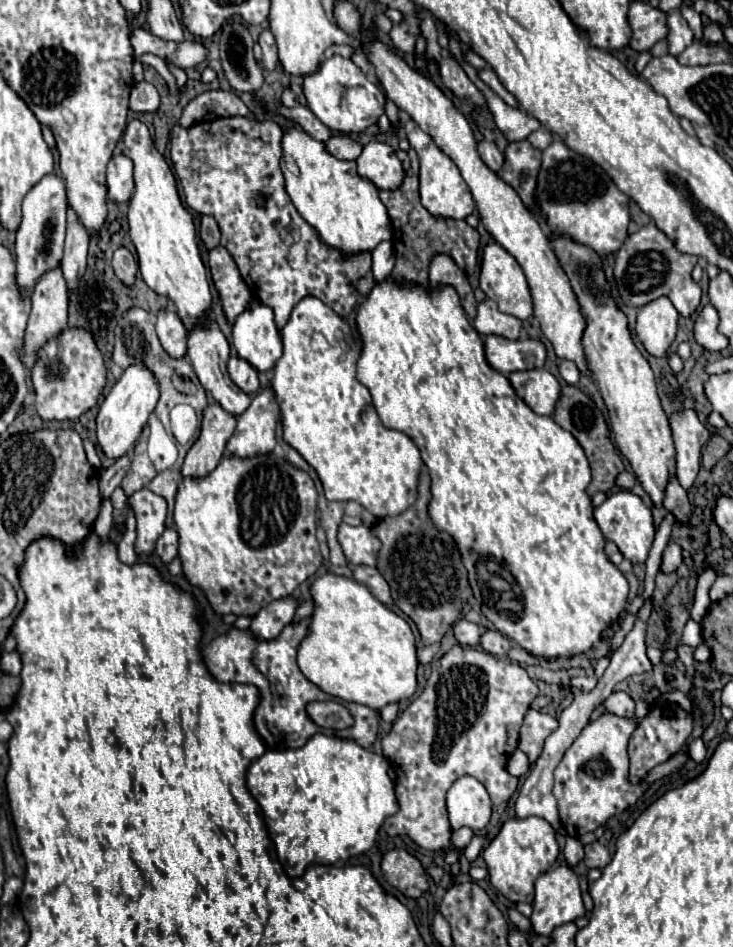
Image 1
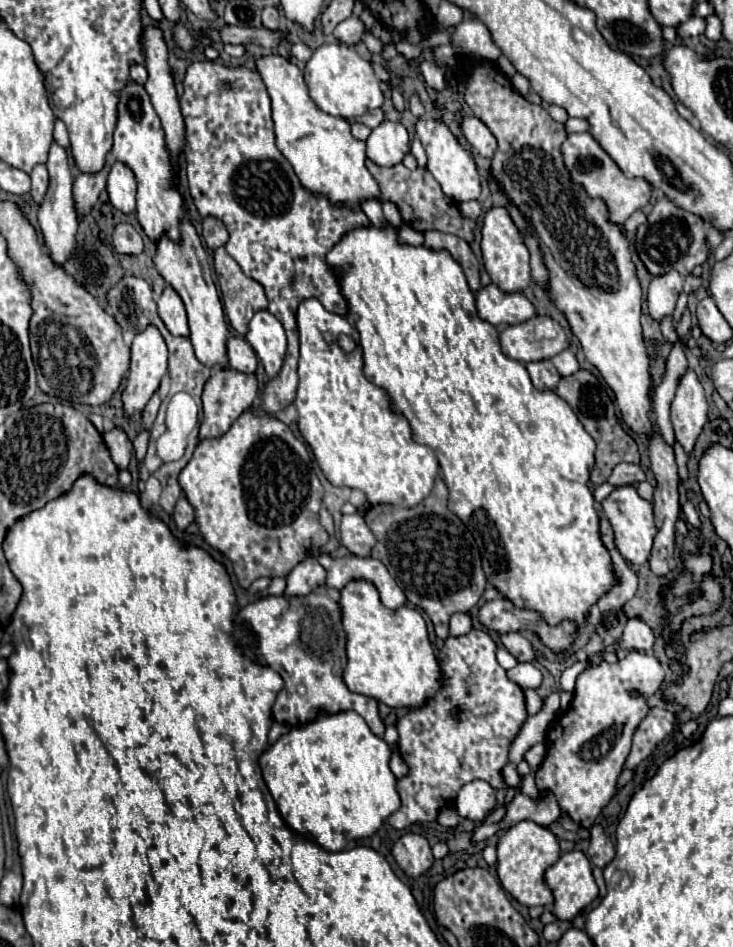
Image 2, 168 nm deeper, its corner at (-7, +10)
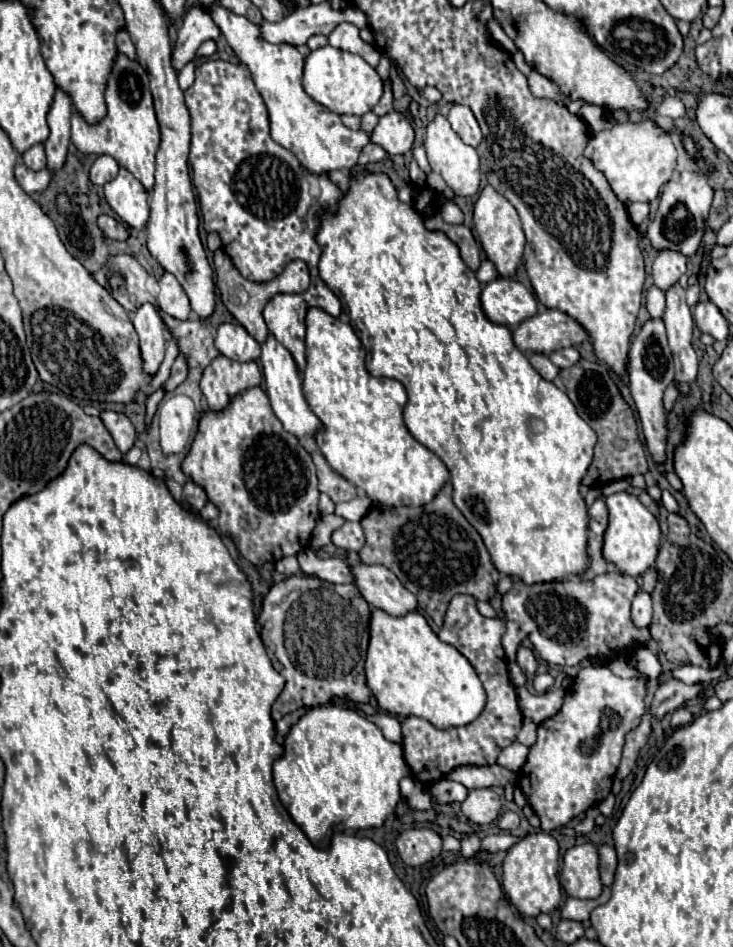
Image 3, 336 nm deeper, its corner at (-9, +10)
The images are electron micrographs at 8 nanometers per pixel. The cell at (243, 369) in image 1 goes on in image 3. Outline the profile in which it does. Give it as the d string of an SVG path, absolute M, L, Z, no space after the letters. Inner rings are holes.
M222 324L214 342L220 354L230 360L254 362L260 358L260 344L240 324Z

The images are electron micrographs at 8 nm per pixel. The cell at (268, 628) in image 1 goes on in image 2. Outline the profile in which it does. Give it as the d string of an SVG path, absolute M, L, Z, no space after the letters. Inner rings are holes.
M306 556L286 578L286 596L306 596L312 592L312 588L318 588L326 580L326 570L320 566L320 562L314 556Z

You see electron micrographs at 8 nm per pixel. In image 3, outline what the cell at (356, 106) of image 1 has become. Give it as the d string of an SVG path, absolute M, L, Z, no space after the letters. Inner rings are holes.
M330 44L312 50L310 56L306 58L304 66L304 80L302 80L304 92L320 106L328 108L334 114L354 114L354 116L364 116L370 112L378 100L384 94L384 84L378 72L366 64L358 54L338 50Z

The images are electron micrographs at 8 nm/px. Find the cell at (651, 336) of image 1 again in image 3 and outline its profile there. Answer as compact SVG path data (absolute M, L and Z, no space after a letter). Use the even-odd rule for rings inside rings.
M658 252L652 266L652 278L656 288L666 292L678 282L682 274L686 274L686 258L680 256L680 252Z

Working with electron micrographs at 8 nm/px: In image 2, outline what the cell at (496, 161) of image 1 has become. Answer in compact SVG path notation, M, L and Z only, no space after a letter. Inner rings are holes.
M476 116L462 118L460 128L462 128L462 134L464 134L466 142L472 146L474 154L477 155L481 169L485 170L487 168L486 164L489 164L492 154L496 150L496 138L494 138L494 134Z

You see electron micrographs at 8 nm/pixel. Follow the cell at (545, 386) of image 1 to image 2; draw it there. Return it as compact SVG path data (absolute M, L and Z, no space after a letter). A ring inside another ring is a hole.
M540 360L540 362L528 362L526 364L526 370L532 378L532 384L540 390L544 388L556 388L558 380L560 380L560 374L558 370L552 366L550 360Z

